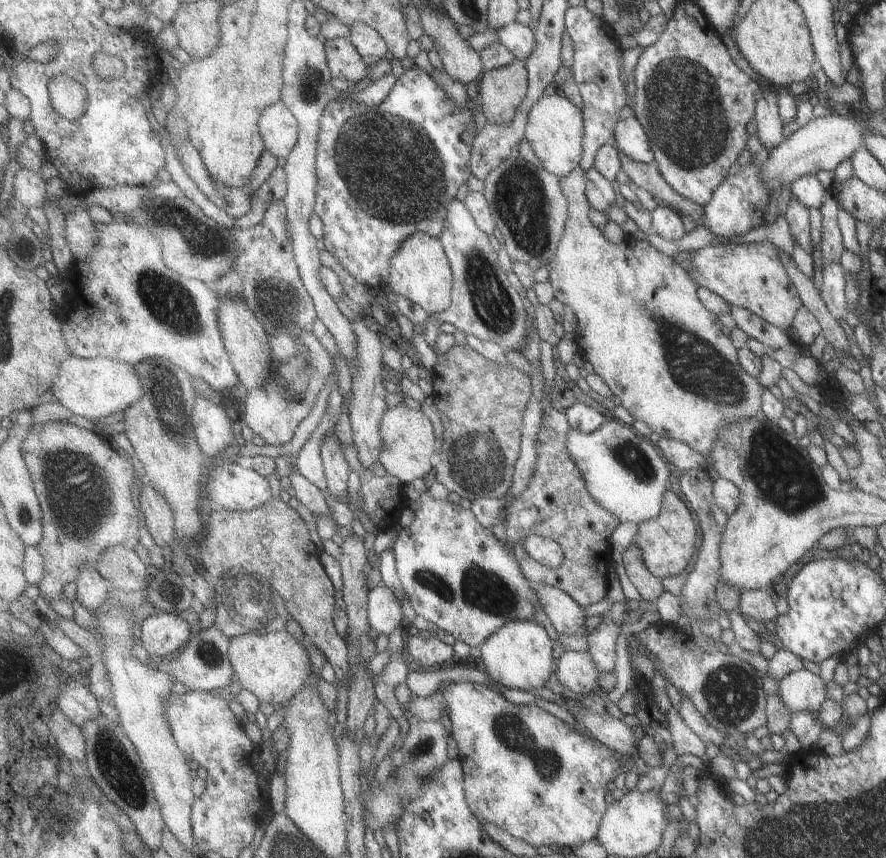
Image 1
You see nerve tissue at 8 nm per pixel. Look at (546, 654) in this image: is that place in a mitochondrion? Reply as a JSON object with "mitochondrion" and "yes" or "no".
{"mitochondrion":"no"}

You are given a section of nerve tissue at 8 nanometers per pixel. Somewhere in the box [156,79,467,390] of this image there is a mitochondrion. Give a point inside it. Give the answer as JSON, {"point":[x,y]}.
{"point":[393,176]}

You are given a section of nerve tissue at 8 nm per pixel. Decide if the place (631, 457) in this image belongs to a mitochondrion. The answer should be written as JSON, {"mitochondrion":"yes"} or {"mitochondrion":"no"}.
{"mitochondrion":"yes"}

